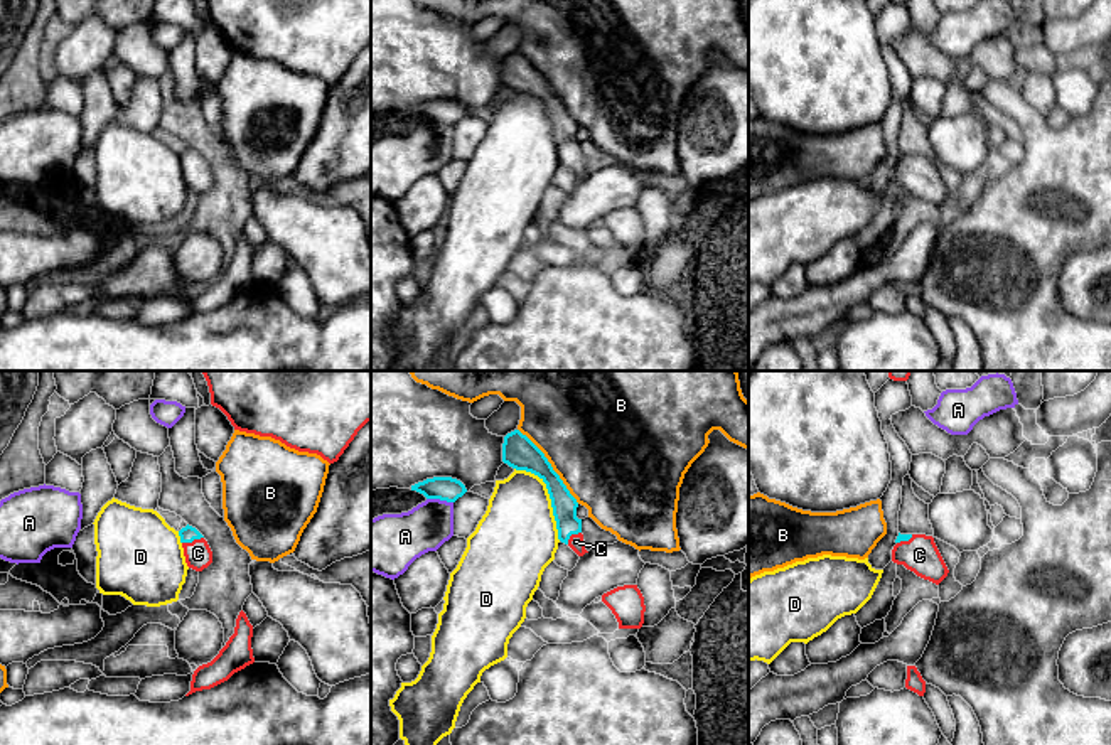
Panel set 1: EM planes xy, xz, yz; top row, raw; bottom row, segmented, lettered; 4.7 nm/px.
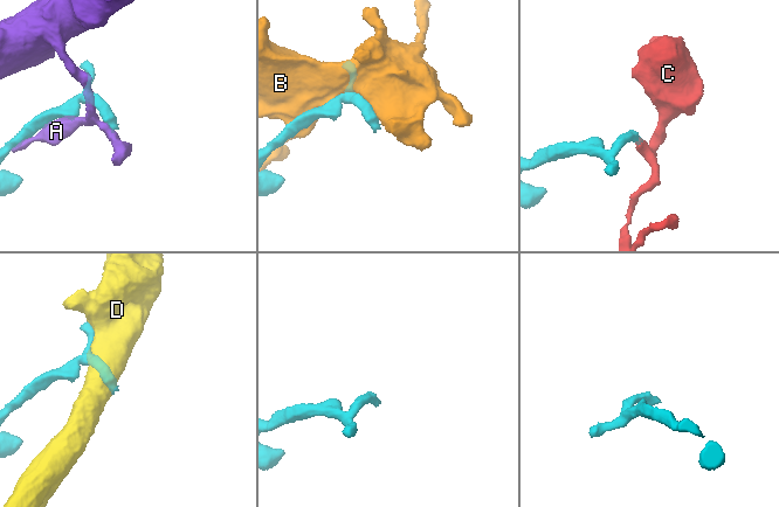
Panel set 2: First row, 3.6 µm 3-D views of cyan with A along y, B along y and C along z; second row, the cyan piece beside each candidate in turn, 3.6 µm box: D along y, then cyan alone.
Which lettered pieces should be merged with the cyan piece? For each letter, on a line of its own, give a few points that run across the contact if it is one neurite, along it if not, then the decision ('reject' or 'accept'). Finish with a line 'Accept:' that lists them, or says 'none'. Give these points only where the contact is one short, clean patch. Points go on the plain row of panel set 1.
A: reject
B: reject
C: line xy (187, 157), (193, 162), (198, 176); accept
D: reject
Accept: C

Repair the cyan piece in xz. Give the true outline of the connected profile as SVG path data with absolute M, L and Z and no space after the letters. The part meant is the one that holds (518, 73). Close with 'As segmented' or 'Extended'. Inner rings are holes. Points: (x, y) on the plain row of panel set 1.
M514 52L504 59L502 84L516 93L531 94L546 106L558 162L568 167L578 179L588 175L582 157L582 142L577 140L578 125L553 93L545 76L526 57Z. Extended

